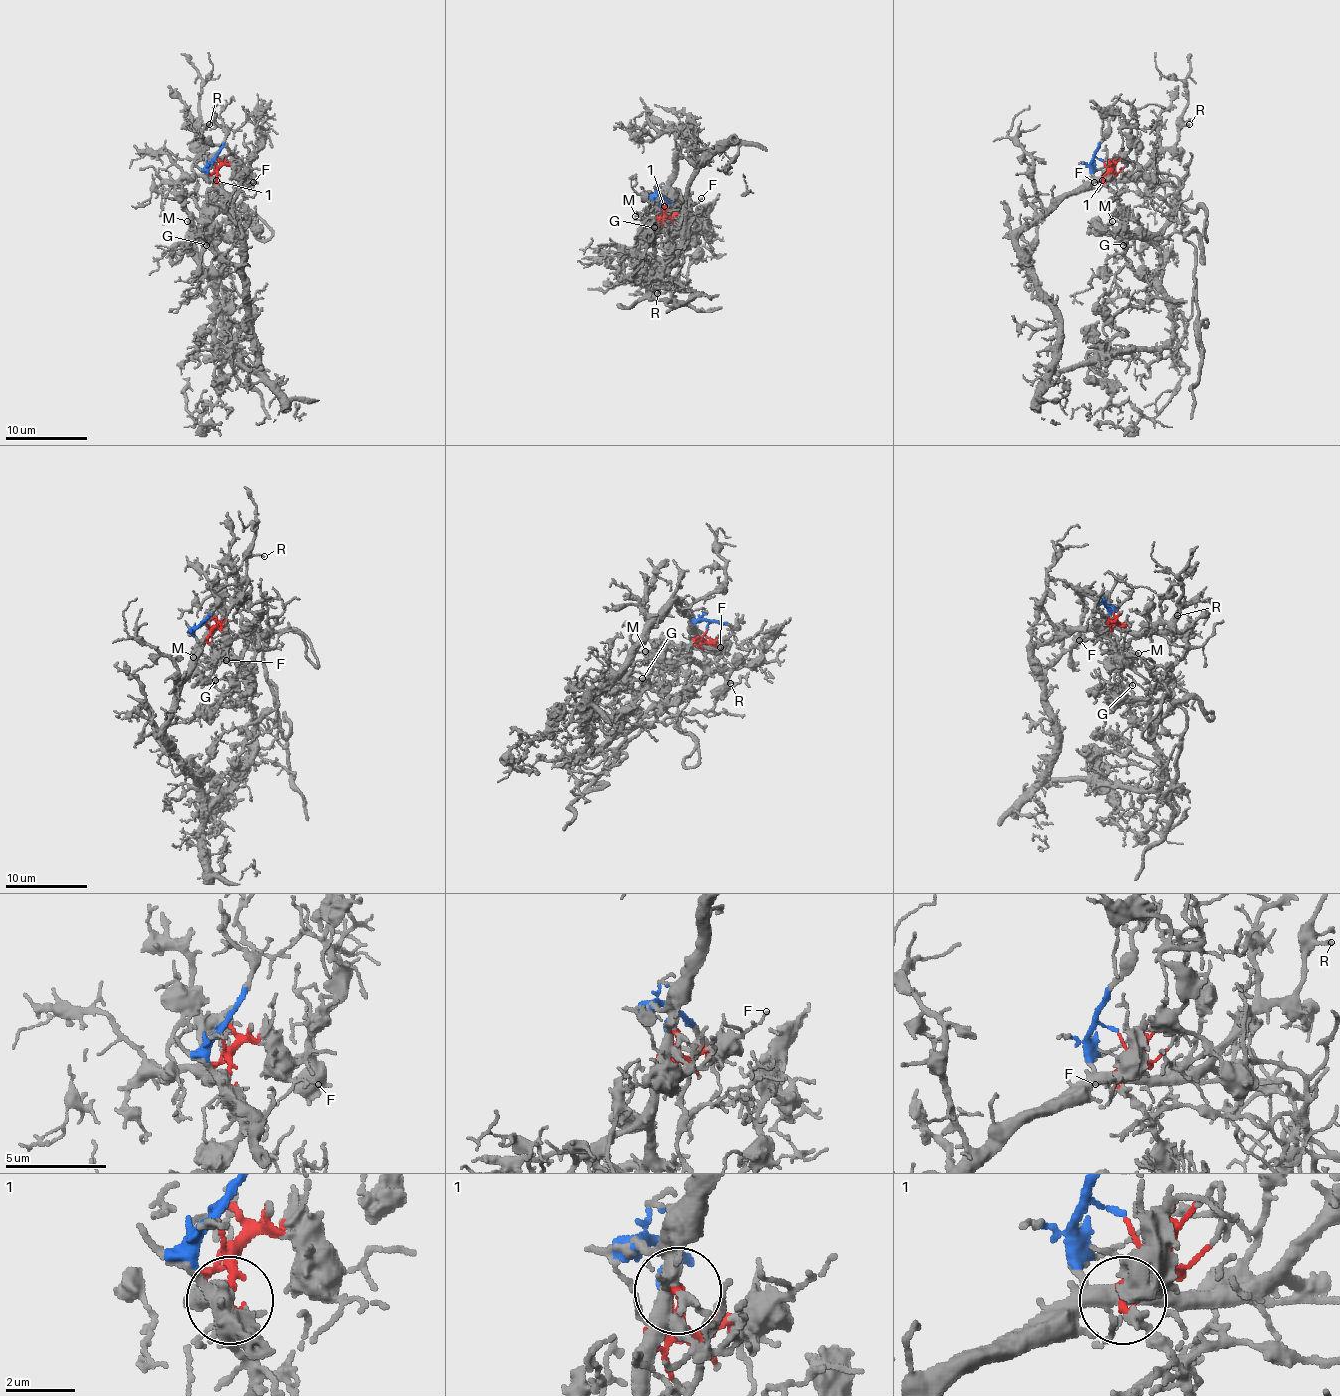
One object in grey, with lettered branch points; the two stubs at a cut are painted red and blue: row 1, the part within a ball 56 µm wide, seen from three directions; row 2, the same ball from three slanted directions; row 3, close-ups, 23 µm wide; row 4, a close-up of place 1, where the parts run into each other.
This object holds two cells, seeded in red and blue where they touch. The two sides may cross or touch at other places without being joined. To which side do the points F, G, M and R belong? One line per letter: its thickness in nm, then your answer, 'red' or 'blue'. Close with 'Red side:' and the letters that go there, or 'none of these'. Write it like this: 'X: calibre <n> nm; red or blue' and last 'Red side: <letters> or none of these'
F: calibre 110 nm; red
G: calibre 140 nm; red
M: calibre 120 nm; red
R: calibre 110 nm; blue
Red side: F, G, M

